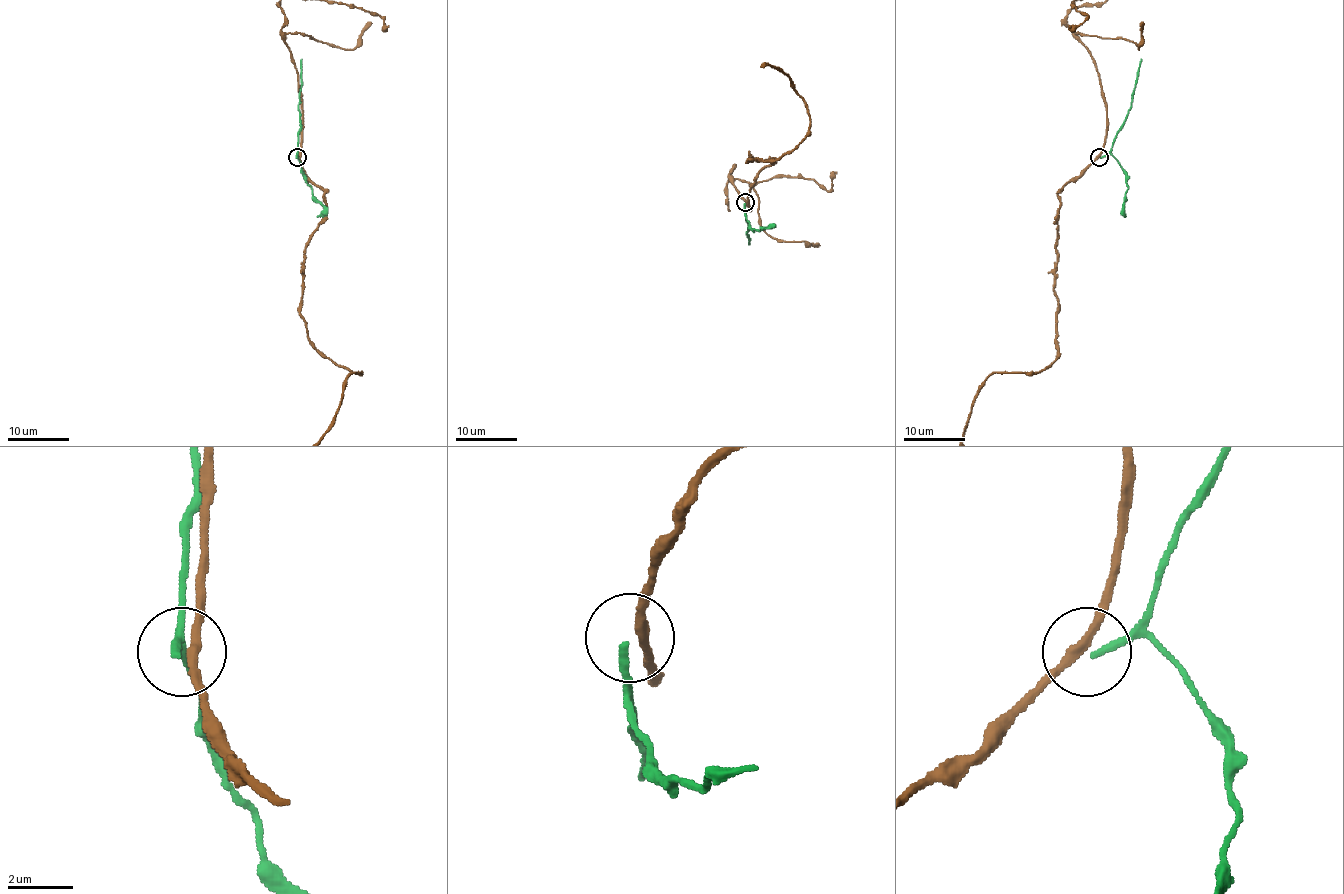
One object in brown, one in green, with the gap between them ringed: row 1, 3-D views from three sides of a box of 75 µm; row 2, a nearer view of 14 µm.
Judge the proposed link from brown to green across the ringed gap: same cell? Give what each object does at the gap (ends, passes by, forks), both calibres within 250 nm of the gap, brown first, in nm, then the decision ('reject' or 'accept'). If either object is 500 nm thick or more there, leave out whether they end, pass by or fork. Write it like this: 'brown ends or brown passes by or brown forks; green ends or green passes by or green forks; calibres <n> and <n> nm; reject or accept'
brown passes by; green ends; calibres 280 and 240 nm; reject

